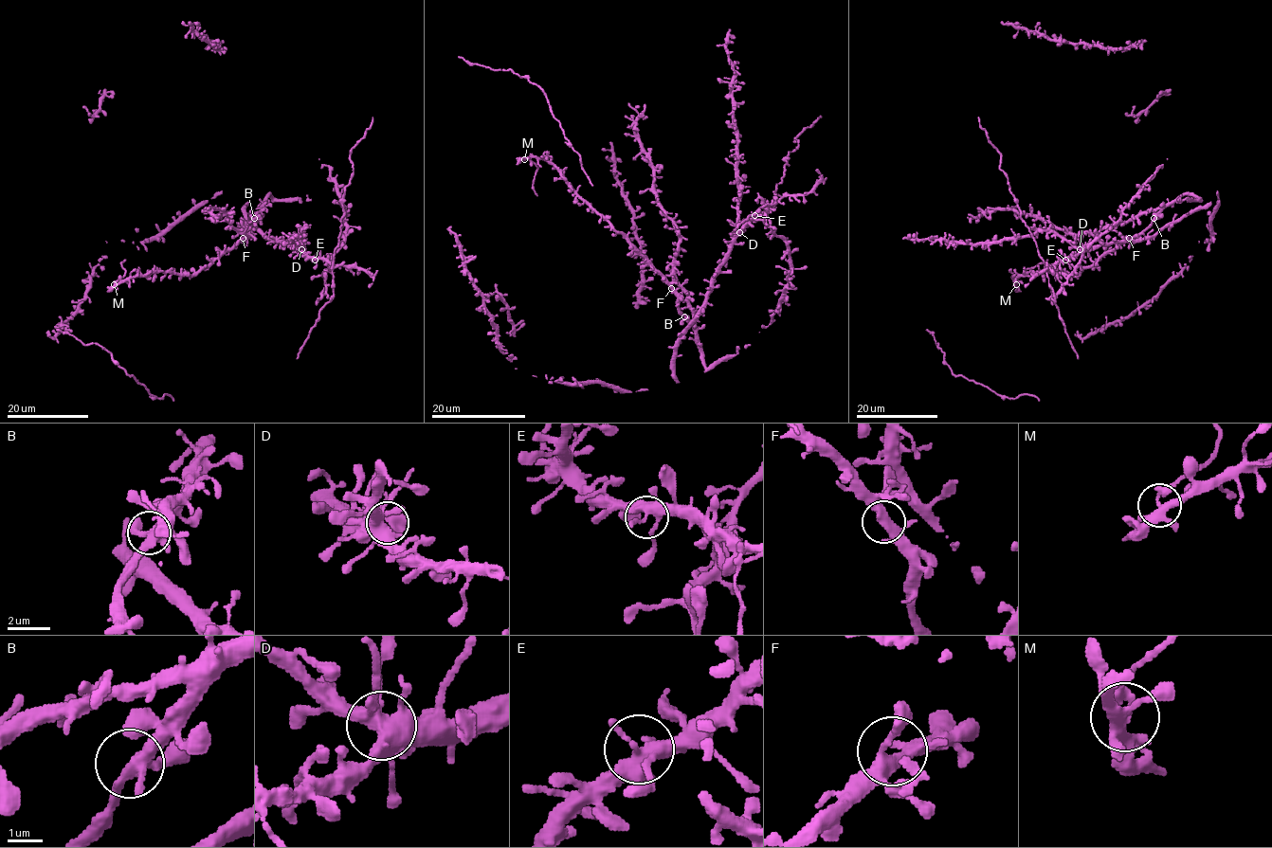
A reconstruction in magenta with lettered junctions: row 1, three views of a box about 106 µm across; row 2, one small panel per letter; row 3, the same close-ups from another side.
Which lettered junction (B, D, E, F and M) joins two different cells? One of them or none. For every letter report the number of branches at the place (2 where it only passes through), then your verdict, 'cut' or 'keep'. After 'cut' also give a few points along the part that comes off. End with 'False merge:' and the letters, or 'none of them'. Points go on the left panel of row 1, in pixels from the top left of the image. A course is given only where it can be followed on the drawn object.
B: branches 4; keep
D: branches 8; keep
E: branches 4; keep
F: branches 5; keep
M: branches 6; cut; course (115, 285), (125, 272), (121, 263), (125, 260)
False merge: M

